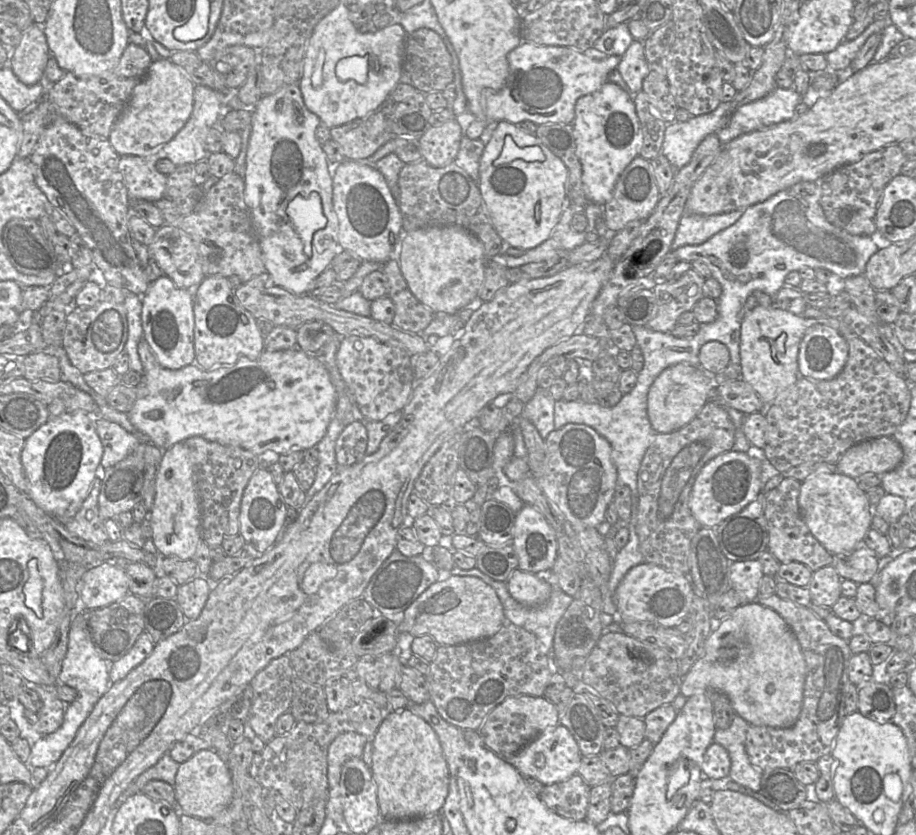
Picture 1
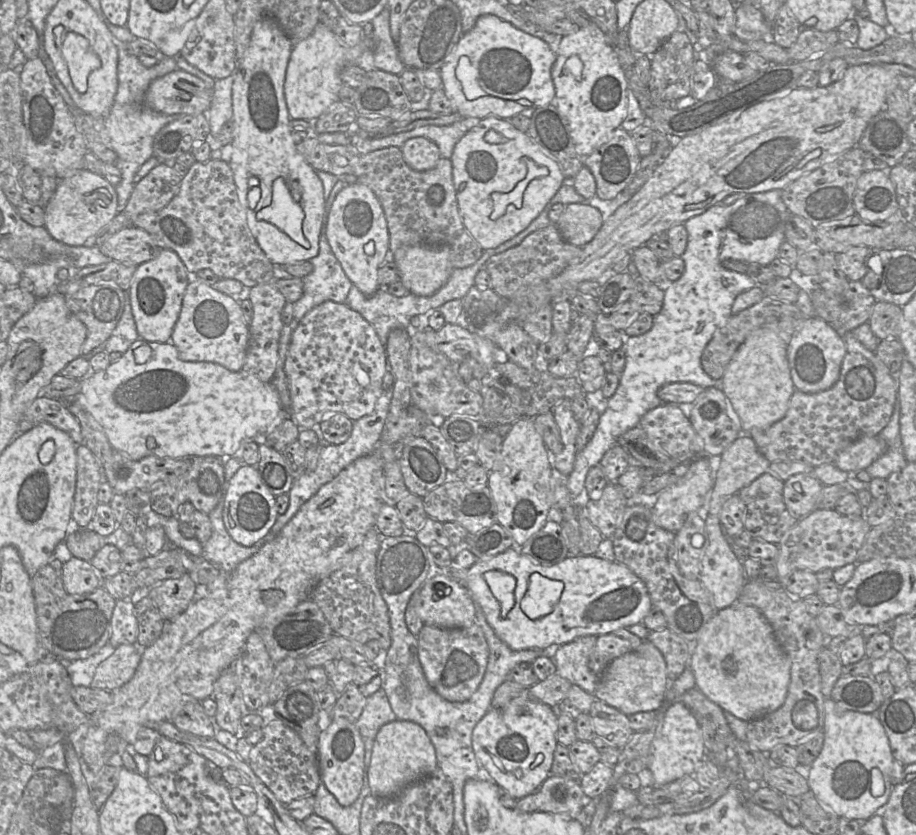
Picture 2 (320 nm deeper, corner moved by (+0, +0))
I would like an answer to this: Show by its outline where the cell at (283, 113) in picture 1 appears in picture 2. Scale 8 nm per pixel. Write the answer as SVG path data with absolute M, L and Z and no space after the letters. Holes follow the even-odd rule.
M263 16L253 27L242 59L236 62L232 86L234 133L230 144L232 155L229 165L239 202L247 214L248 228L267 258L278 269L288 264L310 261L317 256L326 203L321 179L297 150L291 135L284 81L292 48L293 43L277 21L270 16ZM277 178L285 180L293 199L304 211L302 231L310 243L307 249L275 225L257 219L257 212L272 203L273 182ZM253 187L260 188L261 198L256 207L251 209L247 195Z

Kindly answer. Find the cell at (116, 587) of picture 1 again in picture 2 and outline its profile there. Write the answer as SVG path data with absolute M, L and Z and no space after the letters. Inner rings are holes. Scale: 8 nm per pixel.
M73 556L62 564L63 586L71 595L90 593L101 586L102 580L88 561Z

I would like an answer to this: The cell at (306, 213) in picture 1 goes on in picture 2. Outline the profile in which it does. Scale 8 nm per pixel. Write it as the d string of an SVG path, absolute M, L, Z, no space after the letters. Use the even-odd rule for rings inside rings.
M283 178L274 180L272 203L257 212L257 219L275 225L302 247L310 247L302 231L304 211L293 199Z

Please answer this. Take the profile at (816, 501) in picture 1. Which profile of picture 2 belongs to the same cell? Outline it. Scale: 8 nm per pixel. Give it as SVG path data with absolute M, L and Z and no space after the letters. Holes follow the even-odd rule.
M796 474L784 481L783 497L789 512L803 518L817 509L823 484L810 474Z

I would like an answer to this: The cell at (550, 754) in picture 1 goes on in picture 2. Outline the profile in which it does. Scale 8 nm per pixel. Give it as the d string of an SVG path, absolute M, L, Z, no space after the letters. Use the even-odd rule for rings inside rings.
M524 689L508 705L492 708L477 723L472 746L479 763L488 771L491 781L506 789L515 799L534 793L550 775L554 751L558 744L557 716L554 709L533 698Z

